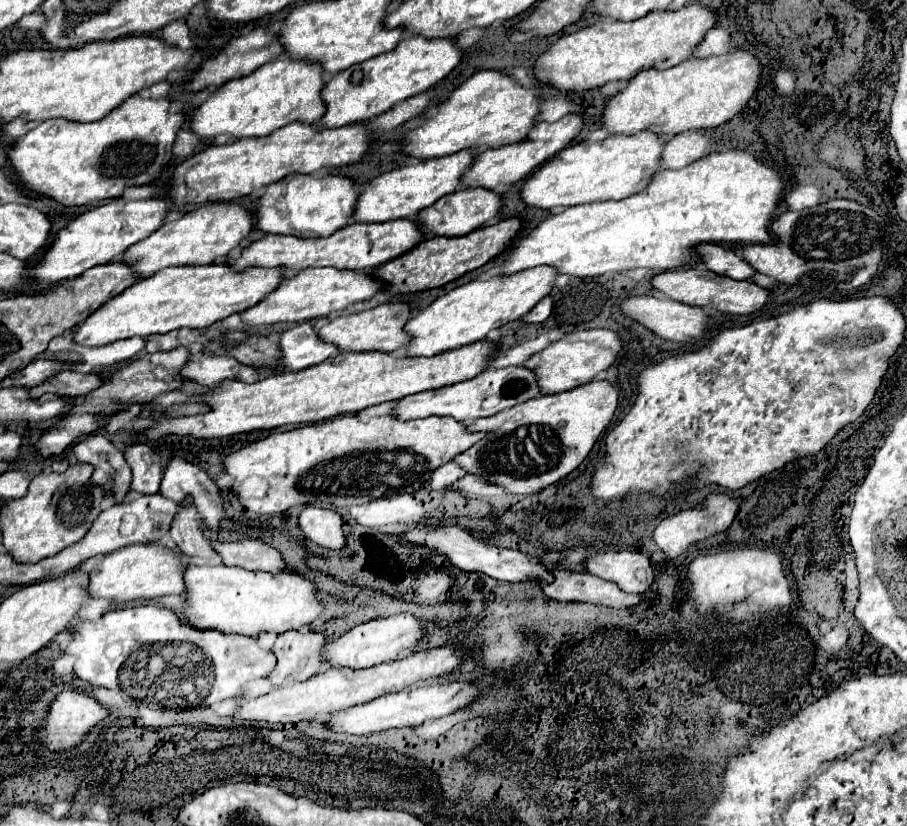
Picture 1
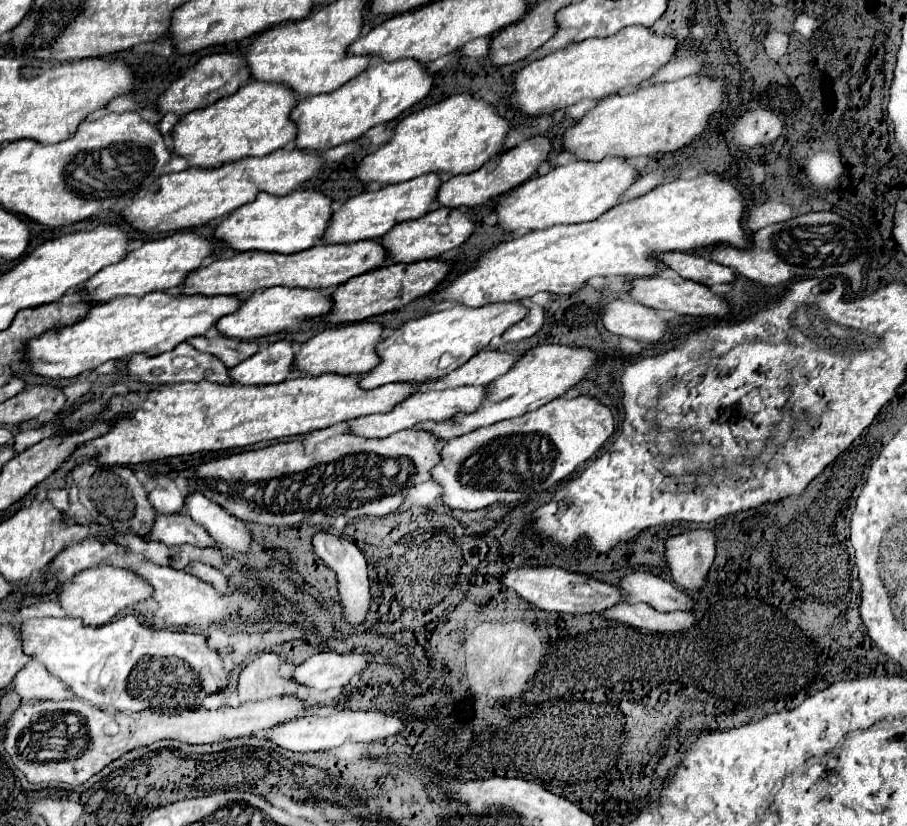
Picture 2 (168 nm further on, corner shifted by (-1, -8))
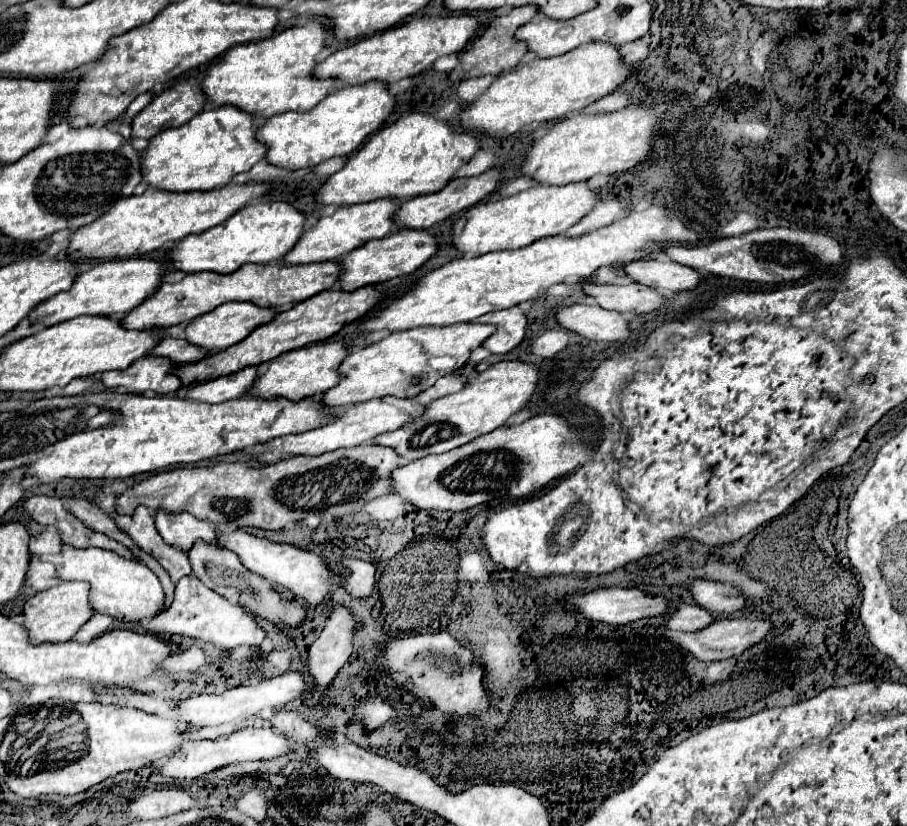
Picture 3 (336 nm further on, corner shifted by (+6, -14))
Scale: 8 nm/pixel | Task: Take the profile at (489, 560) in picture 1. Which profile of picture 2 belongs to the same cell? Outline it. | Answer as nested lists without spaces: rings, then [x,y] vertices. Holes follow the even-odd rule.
[[[521,566],[509,568],[499,576],[499,584],[507,590],[517,592],[523,600],[531,602],[533,606],[549,612],[567,612],[567,614],[591,614],[601,612],[617,602],[623,600],[621,590],[617,586],[593,580],[585,574],[567,572],[557,566]]]

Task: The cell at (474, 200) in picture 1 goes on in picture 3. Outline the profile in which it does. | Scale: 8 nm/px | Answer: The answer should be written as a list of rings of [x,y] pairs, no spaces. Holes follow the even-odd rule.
[[[398,230],[386,238],[366,242],[364,246],[352,250],[340,260],[342,274],[338,278],[338,288],[344,292],[358,290],[364,286],[374,286],[386,280],[392,280],[402,274],[410,274],[418,270],[432,254],[436,252],[436,238],[430,232],[420,230]]]

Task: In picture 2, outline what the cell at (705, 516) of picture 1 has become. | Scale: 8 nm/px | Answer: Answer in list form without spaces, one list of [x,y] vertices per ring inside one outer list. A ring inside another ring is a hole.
[[[693,528],[687,534],[667,538],[665,558],[673,580],[687,590],[701,588],[715,558],[715,544],[715,530],[705,528]]]

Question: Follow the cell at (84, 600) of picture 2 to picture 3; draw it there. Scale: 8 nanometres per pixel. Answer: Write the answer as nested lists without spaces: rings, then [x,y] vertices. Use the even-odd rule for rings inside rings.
[[[60,582],[58,586],[38,592],[32,596],[24,608],[22,608],[22,618],[24,618],[24,628],[28,630],[28,638],[32,644],[56,644],[56,642],[66,642],[72,640],[74,634],[82,628],[84,622],[90,620],[94,610],[88,606],[88,582]]]

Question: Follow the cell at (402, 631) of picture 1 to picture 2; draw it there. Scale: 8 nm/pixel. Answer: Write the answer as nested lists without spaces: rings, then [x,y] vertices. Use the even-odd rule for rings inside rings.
[[[353,648],[349,652],[319,652],[309,660],[299,664],[293,672],[293,678],[305,686],[311,686],[319,692],[339,690],[355,680],[369,666],[367,652],[363,648]]]

